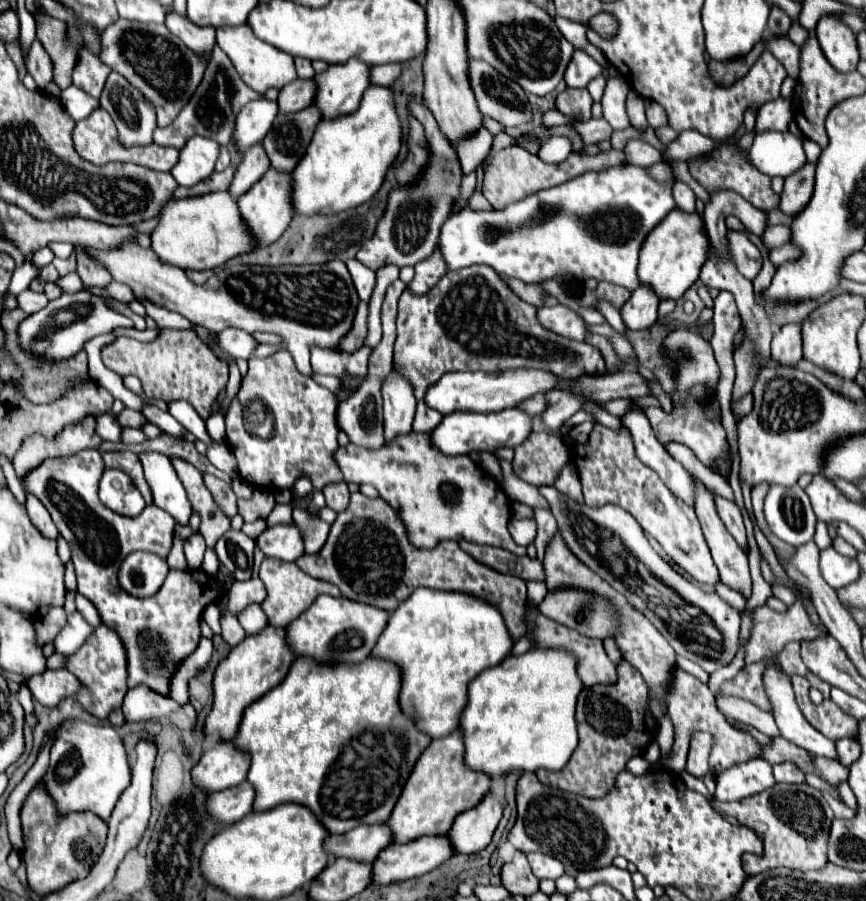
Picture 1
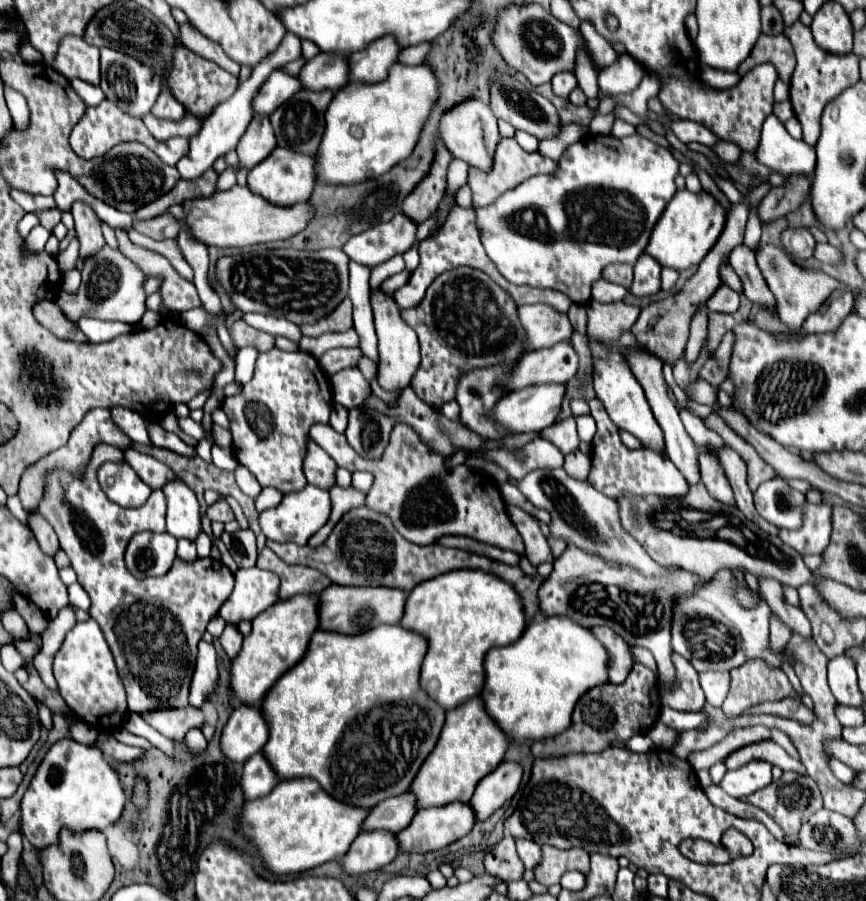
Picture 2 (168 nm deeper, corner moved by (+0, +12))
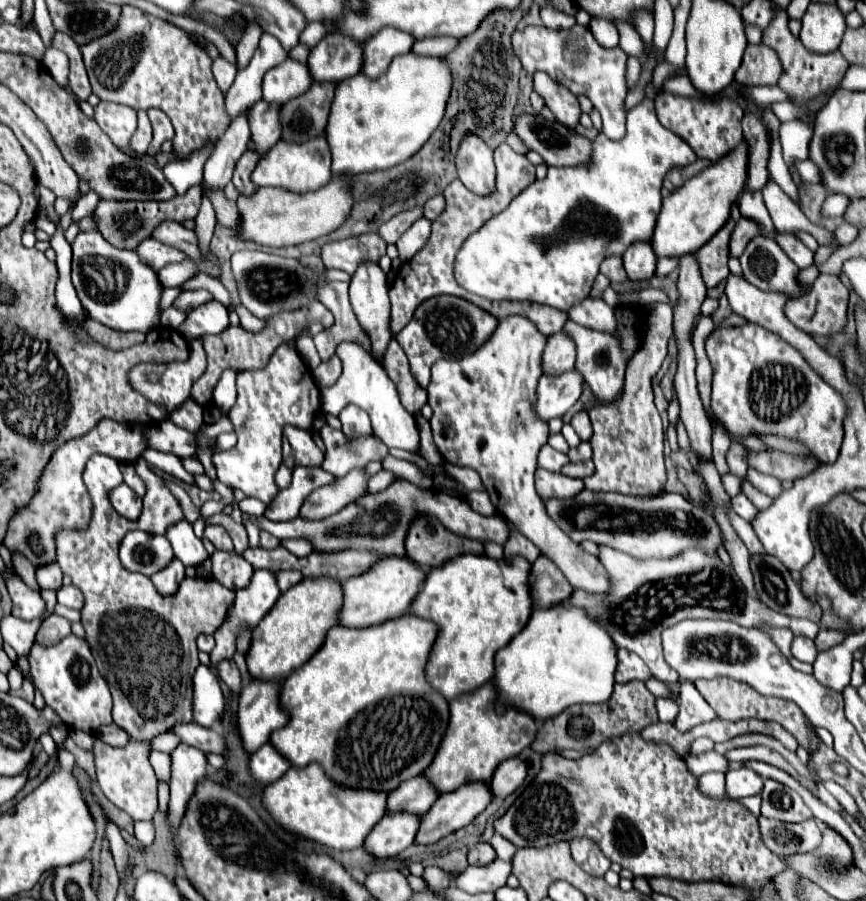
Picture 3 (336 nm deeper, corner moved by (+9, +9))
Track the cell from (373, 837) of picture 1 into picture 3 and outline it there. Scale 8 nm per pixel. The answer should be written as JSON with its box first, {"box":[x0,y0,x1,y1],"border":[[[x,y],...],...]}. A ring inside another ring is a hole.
{"box":[387,775,439,813],"border":[[[421,775],[405,781],[405,785],[399,785],[389,793],[387,799],[387,811],[391,809],[405,809],[407,813],[427,813],[431,805],[437,801],[439,791],[431,785],[431,781]]]}

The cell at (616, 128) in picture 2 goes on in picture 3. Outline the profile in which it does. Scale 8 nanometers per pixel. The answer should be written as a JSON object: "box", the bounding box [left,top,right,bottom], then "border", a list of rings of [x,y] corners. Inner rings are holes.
{"box":[513,25,627,139],"border":[[[573,25],[567,31],[553,31],[547,27],[525,27],[513,35],[513,49],[523,69],[533,75],[537,71],[549,73],[557,83],[565,85],[575,95],[591,99],[603,117],[603,133],[609,139],[625,135],[625,97],[627,97],[627,55],[621,47],[601,47],[589,29]]]}

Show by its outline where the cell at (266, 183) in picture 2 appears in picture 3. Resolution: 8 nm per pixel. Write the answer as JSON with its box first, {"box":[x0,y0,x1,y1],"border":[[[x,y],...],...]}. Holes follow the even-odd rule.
{"box":[251,133,331,193],"border":[[[325,133],[305,143],[279,141],[259,159],[251,179],[257,187],[283,187],[295,193],[305,193],[309,189],[319,189],[327,185],[331,181],[331,151],[329,151]]]}

